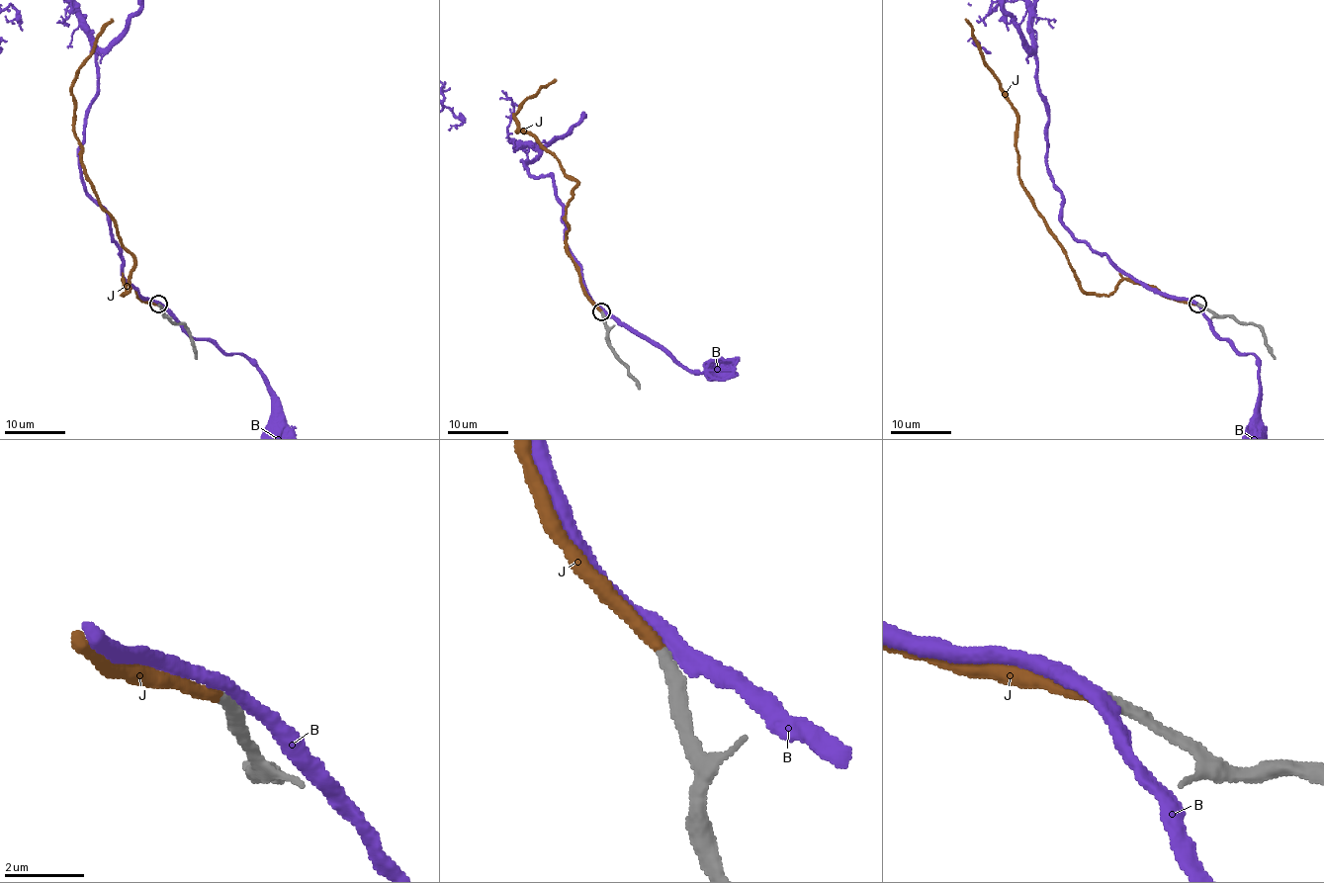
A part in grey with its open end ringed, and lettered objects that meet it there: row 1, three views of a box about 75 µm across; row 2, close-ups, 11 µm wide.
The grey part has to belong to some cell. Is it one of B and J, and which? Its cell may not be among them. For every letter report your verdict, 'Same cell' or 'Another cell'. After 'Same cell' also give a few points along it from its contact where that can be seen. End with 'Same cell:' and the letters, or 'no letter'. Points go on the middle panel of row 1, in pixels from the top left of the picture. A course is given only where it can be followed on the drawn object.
B: Another cell
J: Same cell. Its course: (601, 311), (566, 240), (576, 181), (530, 132), (517, 132), (514, 119), (520, 106), (556, 79)
Same cell: J

